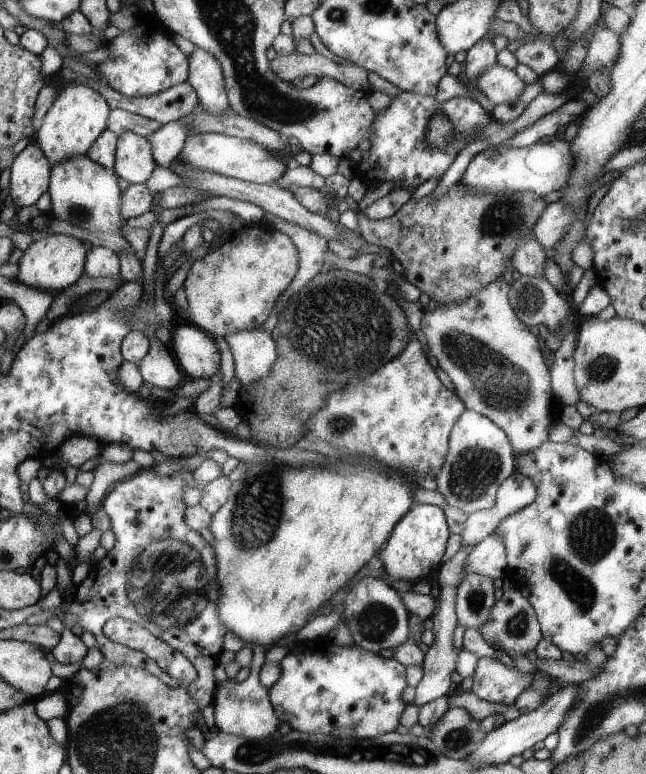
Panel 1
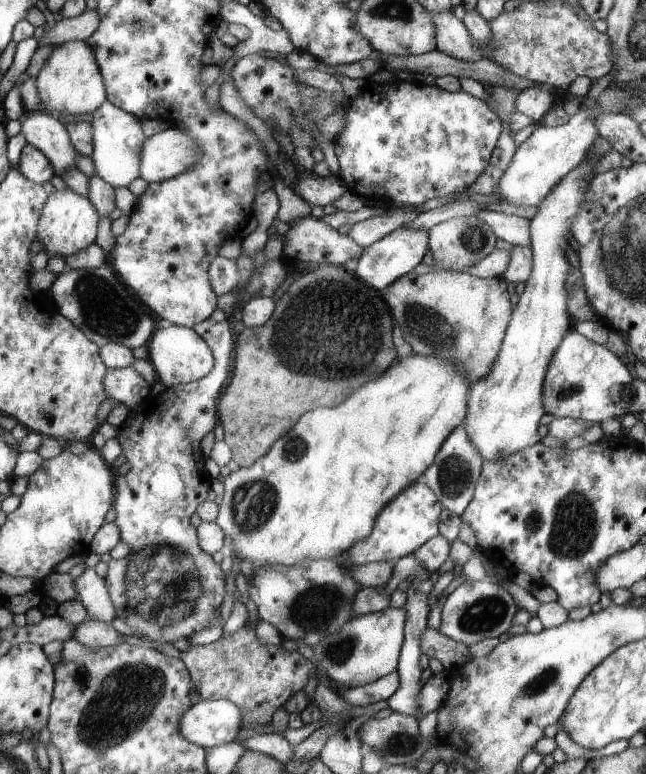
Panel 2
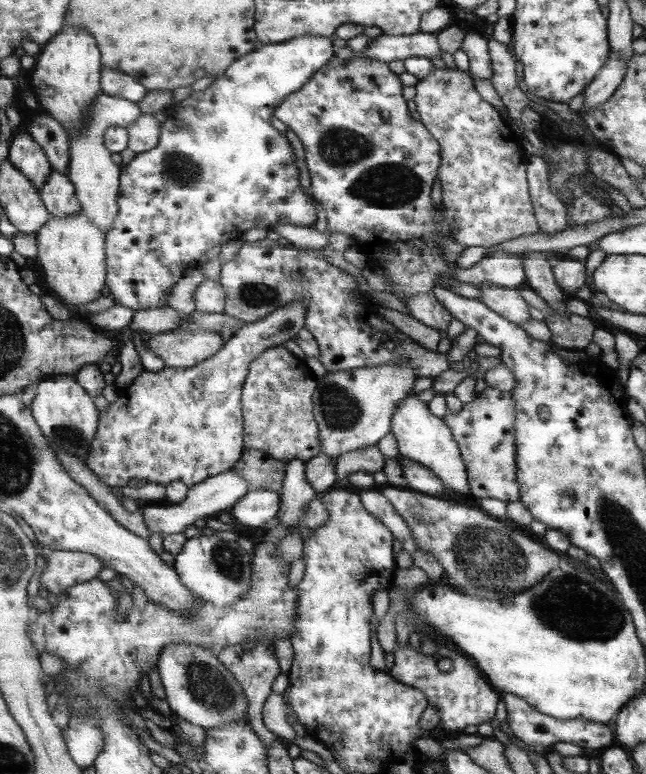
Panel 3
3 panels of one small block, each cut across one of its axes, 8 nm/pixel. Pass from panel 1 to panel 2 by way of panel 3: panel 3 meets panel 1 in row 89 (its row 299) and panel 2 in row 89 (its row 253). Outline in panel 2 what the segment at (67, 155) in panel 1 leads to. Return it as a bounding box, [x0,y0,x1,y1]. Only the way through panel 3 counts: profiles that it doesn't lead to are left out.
[36,41,108,117]

